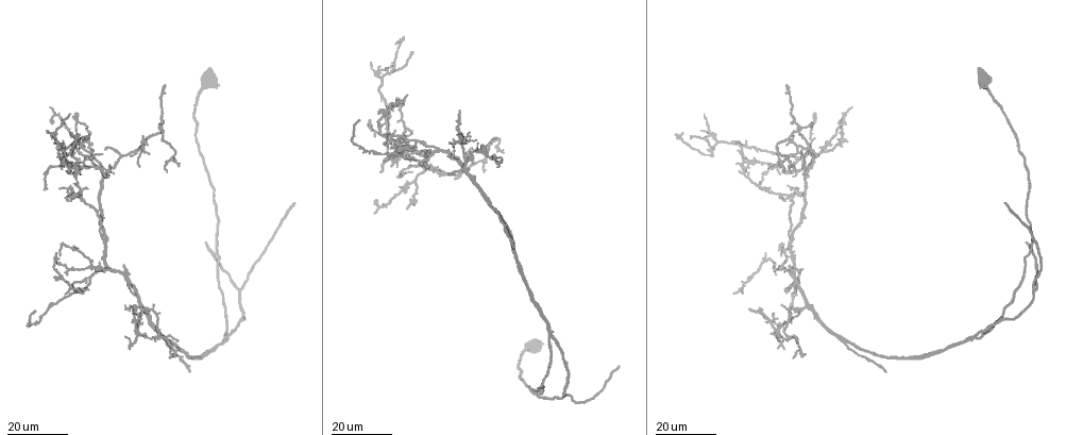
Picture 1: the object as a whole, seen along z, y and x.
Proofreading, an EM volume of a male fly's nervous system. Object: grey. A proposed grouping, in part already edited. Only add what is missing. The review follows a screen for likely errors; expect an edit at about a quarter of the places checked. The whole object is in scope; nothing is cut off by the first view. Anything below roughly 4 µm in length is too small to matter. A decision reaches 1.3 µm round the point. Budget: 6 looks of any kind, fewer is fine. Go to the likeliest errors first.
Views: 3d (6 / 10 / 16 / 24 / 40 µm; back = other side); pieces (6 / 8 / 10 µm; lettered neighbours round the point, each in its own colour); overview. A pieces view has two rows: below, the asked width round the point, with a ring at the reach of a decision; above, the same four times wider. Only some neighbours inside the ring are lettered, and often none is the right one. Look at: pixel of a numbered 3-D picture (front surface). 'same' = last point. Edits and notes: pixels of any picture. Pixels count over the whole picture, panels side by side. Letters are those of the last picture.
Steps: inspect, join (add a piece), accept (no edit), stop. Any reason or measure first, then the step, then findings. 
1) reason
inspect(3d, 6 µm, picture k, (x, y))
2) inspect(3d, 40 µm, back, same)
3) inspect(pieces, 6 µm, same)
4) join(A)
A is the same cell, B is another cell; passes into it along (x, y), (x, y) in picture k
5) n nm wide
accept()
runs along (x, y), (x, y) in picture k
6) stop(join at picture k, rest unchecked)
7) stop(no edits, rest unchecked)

long arm stops here
inspect(3d, 16 µm, picture 1, (292, 204))

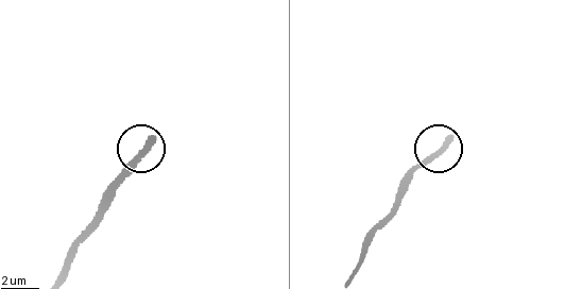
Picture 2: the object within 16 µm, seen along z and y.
inspect(pieces, 8 µm, picture 2, (452, 136))

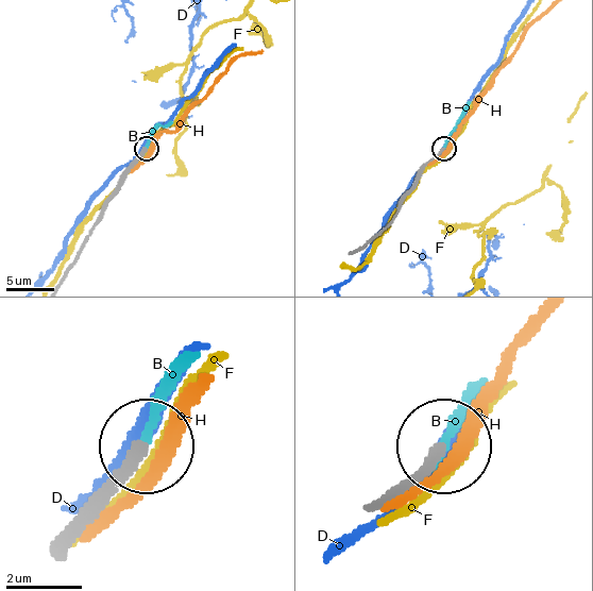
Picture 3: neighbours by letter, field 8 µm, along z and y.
accept()
B, D, F and H are other cells; no lettered piece goes on from it

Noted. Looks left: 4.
branch stops here
inspect(3d, 24 µm, picture 1, (1029, 242))

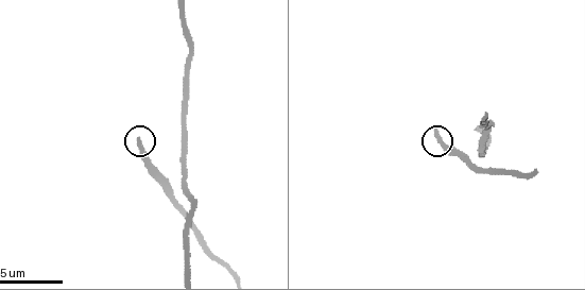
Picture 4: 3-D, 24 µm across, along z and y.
inspect(pieces, 10 µm, picture 4, (436, 131))

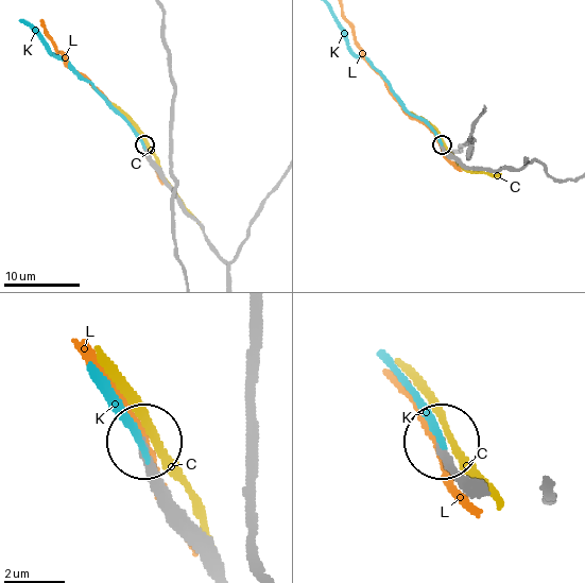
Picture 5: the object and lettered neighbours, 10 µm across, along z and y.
join(K)
K is the same cell, C and L are other cells; passes into it along (199, 528), (155, 469), (115, 394), (92, 371) in picture 5; the neuron continues

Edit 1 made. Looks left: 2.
an open end
inspect(3d, 24 µm, picture 1, (514, 246))

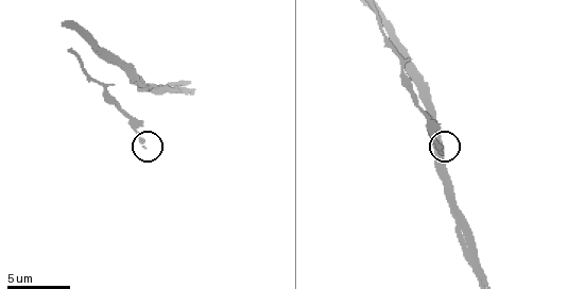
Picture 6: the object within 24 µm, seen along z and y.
what lies round it
inspect(pieces, 10 µm, picture 6, (143, 146))

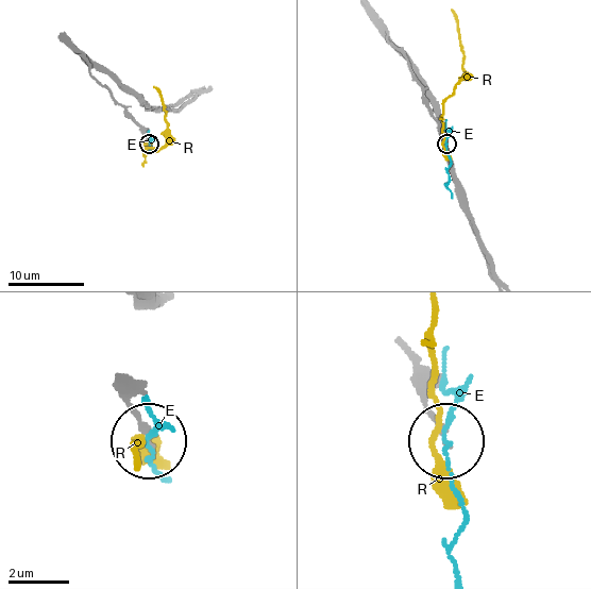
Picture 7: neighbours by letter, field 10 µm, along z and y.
accept()
E and R are other cells; runs along (410, 360), (420, 399), (443, 435) in picture 7; no lettered piece goes on from it

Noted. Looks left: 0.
stop(join at picture 5, rest unchecked)

